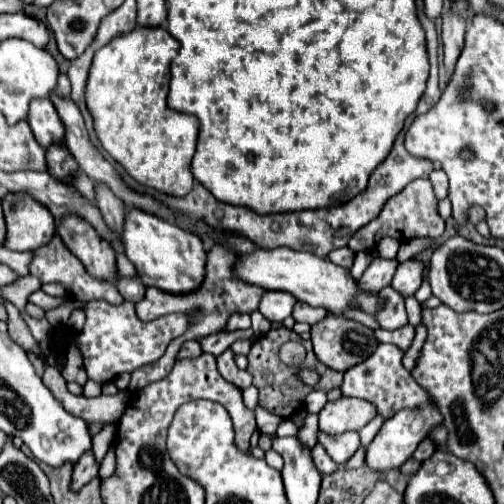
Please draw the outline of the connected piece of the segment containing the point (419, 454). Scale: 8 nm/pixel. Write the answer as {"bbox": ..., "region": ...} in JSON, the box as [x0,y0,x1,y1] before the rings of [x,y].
{"bbox":[412,437,436,459],"region":[[[426,437],[426,439],[424,439],[420,445],[418,445],[418,449],[414,451],[412,457],[414,457],[414,459],[428,459],[428,457],[430,457],[434,451],[436,451],[434,443],[432,443],[432,441]]]}

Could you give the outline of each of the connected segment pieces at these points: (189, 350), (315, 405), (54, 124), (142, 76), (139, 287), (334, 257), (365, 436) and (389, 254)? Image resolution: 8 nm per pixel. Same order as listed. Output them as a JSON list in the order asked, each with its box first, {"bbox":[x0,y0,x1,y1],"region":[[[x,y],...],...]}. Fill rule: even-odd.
[{"bbox":[176,341,202,361],"region":[[[188,341],[188,343],[184,343],[184,345],[180,347],[176,359],[178,359],[178,361],[180,361],[180,359],[194,359],[194,357],[200,355],[200,353],[202,353],[200,345],[198,345],[196,341]]]},{"bbox":[306,391,326,413],"region":[[[310,391],[310,395],[306,397],[306,409],[308,413],[320,413],[320,409],[326,405],[326,393],[324,391]]]},{"bbox":[26,97,64,149],"region":[[[48,97],[32,99],[30,111],[26,117],[36,141],[46,149],[52,143],[64,141],[64,125],[56,115],[56,109]]]},{"bbox":[86,27,198,197],"region":[[[136,27],[132,33],[112,39],[106,47],[96,51],[86,81],[86,107],[94,121],[94,131],[100,145],[110,153],[110,157],[124,167],[124,171],[140,185],[152,187],[158,193],[184,197],[194,187],[190,173],[190,161],[196,151],[198,137],[198,119],[194,115],[184,115],[168,109],[168,81],[170,81],[170,63],[176,57],[180,43],[162,27]]]},{"bbox":[116,277,146,303],"region":[[[120,277],[116,281],[116,289],[124,297],[124,301],[132,301],[132,303],[138,303],[146,293],[146,287],[144,283],[140,283],[138,277]]]},{"bbox":[328,247,354,269],"region":[[[348,247],[344,249],[336,249],[328,255],[328,259],[334,263],[334,265],[340,265],[344,269],[350,269],[352,267],[352,261],[354,261],[354,251],[350,251]]]},{"bbox":[358,415,382,447],"region":[[[376,415],[368,425],[364,425],[360,431],[358,431],[358,435],[360,435],[360,443],[366,447],[372,439],[374,439],[374,435],[378,433],[378,429],[382,427],[382,419],[380,419],[380,415]]]},{"bbox":[377,237,401,259],"region":[[[384,237],[380,243],[378,243],[377,249],[379,256],[385,259],[395,258],[400,245],[401,243],[392,237]]]}]

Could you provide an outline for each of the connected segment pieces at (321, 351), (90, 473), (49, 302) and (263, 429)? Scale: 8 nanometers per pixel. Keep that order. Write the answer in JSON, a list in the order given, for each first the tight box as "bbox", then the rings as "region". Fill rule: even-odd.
[{"bbox":[310,315,378,373],"region":[[[326,315],[326,319],[312,325],[310,341],[314,345],[316,357],[326,367],[330,367],[334,371],[342,371],[342,373],[348,371],[350,367],[362,363],[364,359],[368,359],[368,355],[372,355],[372,351],[378,347],[378,341],[376,341],[372,329],[358,325],[358,323],[352,323],[348,319],[340,319],[338,315]]]},{"bbox":[70,453,98,491],"region":[[[88,453],[88,455],[82,457],[80,463],[74,465],[70,487],[72,487],[74,491],[78,491],[78,489],[82,489],[90,479],[94,479],[96,475],[98,475],[98,465],[96,465],[96,461],[94,461],[94,455]]]},{"bbox":[28,291,66,311],"region":[[[38,291],[38,293],[32,293],[32,295],[28,297],[28,303],[34,303],[34,305],[42,307],[44,311],[50,311],[50,309],[54,309],[54,307],[62,305],[64,301],[66,301],[64,297],[50,297],[50,295],[46,295],[44,291]]]},{"bbox":[256,407,282,433],"region":[[[256,407],[256,423],[258,423],[260,433],[276,433],[276,427],[280,421],[282,421],[280,417],[262,411],[262,407]]]}]

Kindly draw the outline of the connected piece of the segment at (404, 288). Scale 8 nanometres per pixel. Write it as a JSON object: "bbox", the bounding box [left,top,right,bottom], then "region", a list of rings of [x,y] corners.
{"bbox":[392,259,422,297],"region":[[[408,259],[406,263],[400,263],[396,269],[396,275],[392,277],[392,289],[396,289],[400,295],[410,297],[414,295],[422,285],[422,263]]]}

